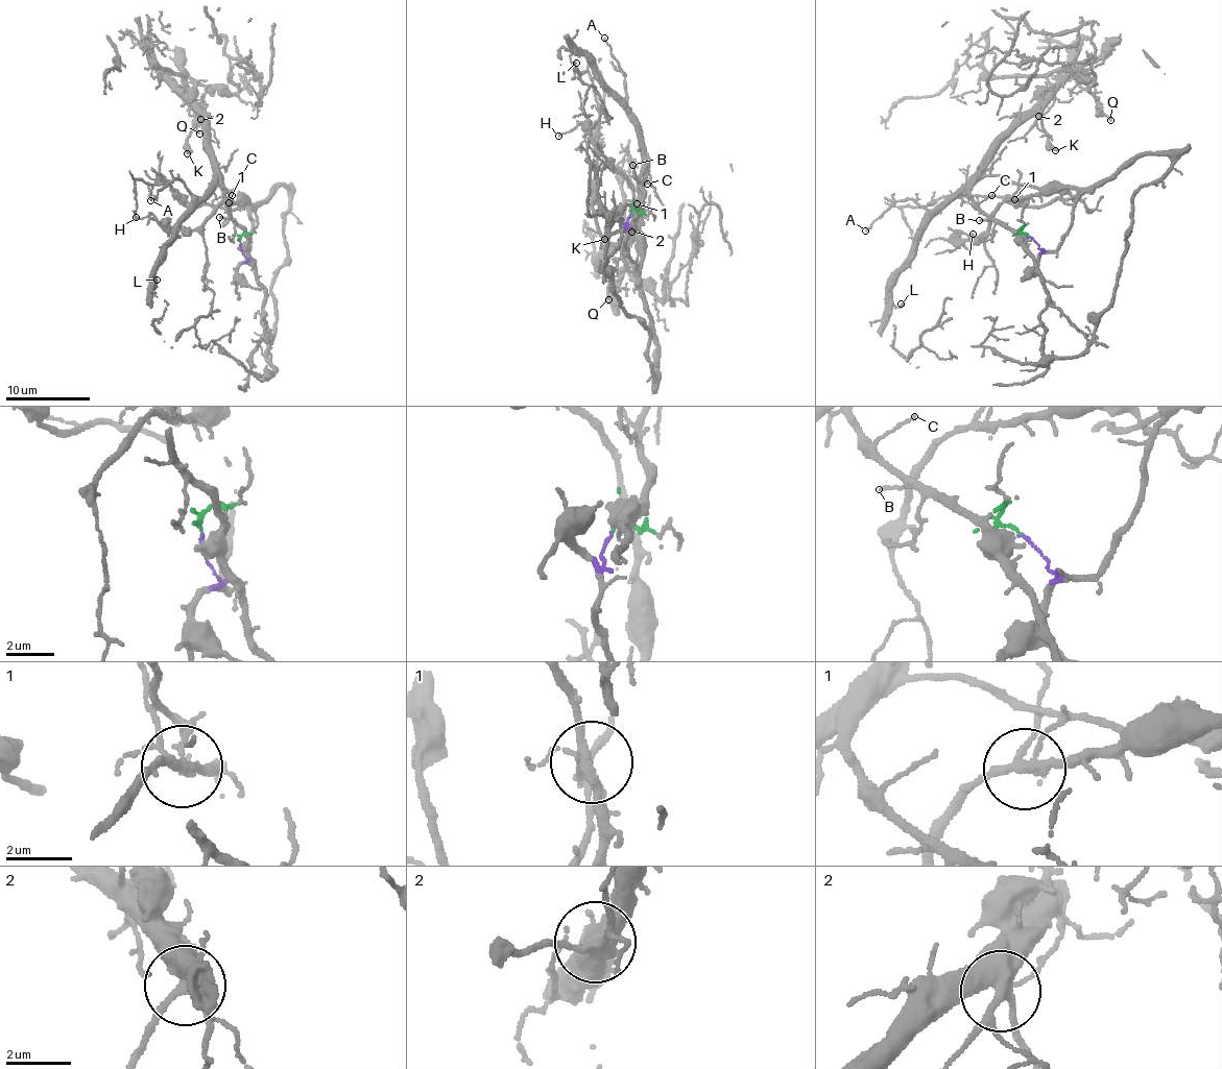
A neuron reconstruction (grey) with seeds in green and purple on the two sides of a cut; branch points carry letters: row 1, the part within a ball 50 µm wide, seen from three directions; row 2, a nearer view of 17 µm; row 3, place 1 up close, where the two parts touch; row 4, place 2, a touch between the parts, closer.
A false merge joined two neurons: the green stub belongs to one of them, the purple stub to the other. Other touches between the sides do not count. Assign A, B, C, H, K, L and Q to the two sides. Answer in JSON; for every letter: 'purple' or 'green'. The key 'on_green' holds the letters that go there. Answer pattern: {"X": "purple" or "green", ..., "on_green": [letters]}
{"A": "green", "B": "green", "C": "green", "H": "purple", "K": "green", "L": "green", "Q": "green", "on_green": ["A", "B", "C", "K", "L", "Q"]}

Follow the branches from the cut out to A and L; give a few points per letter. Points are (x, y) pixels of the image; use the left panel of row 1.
A: (240, 244), (246, 233), (247, 236), (235, 224), (224, 191), (217, 186), (200, 196), (173, 177), (150, 200)
L: (240, 244), (246, 233), (247, 236), (235, 224), (221, 189), (215, 185), (181, 223), (150, 281), (158, 278)

